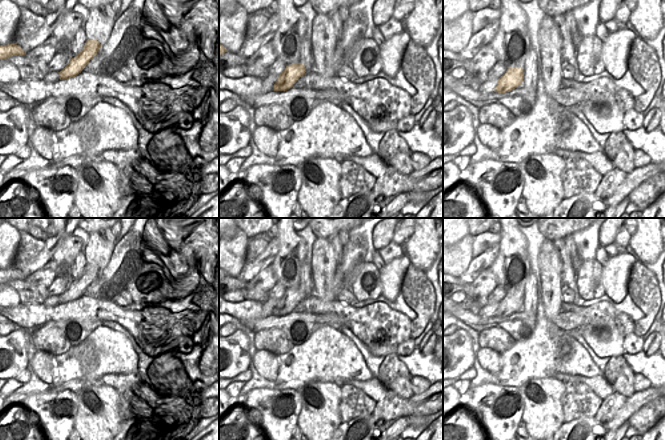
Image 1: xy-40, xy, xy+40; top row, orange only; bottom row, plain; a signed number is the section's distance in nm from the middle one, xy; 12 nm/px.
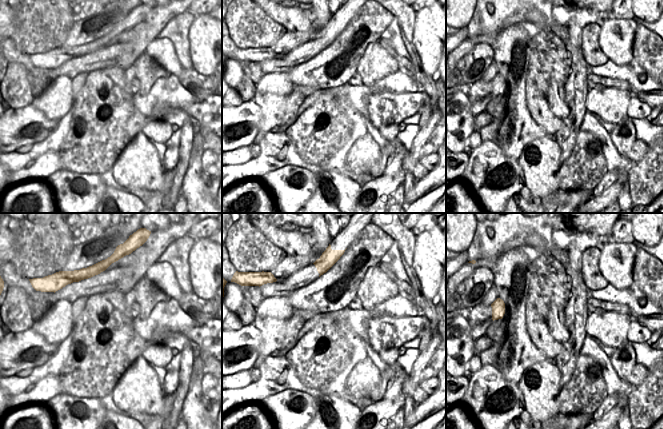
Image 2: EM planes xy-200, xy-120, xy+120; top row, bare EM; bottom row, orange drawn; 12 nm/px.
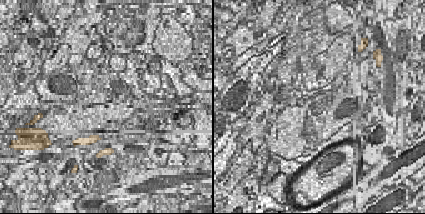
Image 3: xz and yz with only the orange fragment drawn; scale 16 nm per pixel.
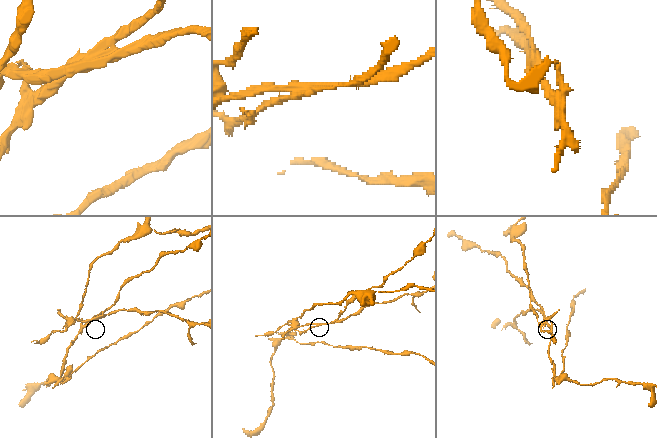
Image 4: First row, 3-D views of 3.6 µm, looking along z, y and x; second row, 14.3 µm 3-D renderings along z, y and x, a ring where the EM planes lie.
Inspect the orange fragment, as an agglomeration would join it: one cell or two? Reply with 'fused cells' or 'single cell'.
fused cells

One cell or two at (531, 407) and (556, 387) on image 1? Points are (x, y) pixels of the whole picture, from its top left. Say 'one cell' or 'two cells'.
one cell

